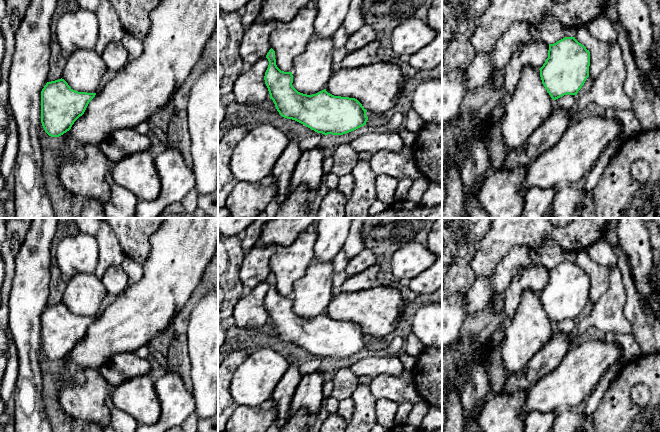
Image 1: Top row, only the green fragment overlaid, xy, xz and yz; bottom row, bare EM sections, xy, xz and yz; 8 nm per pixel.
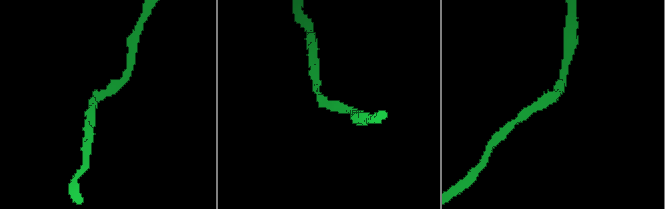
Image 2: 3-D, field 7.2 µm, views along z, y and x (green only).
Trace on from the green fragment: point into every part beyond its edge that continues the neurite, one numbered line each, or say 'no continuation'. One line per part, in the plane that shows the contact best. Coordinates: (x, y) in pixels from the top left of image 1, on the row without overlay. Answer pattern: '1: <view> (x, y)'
1: xz (377, 310)

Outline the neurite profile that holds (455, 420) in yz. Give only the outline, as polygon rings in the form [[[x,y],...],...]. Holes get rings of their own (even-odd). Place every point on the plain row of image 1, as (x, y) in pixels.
[[[449,386],[446,392],[446,425],[443,432],[465,432],[465,418],[460,396]]]

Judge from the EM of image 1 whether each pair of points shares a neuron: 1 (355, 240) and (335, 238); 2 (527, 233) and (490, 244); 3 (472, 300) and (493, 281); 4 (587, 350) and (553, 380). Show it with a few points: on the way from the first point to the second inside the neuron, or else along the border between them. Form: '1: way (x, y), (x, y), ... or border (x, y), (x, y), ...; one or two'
1: border (350, 228), (342, 249); two
2: way (518, 233), (506, 233), (499, 240); one
3: way (477, 295), (488, 284); one
4: way (579, 358), (561, 375); one

